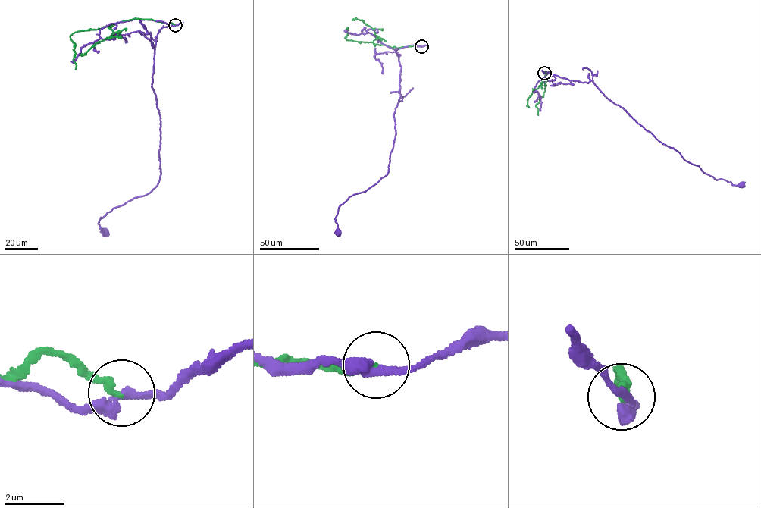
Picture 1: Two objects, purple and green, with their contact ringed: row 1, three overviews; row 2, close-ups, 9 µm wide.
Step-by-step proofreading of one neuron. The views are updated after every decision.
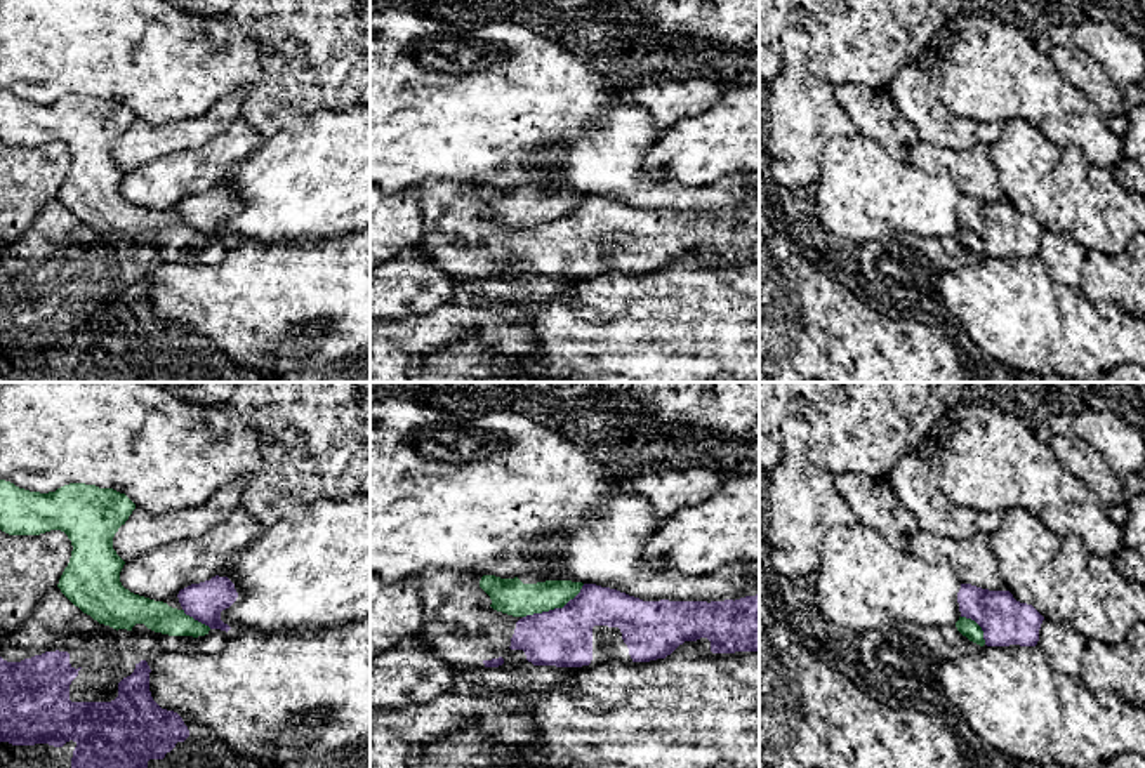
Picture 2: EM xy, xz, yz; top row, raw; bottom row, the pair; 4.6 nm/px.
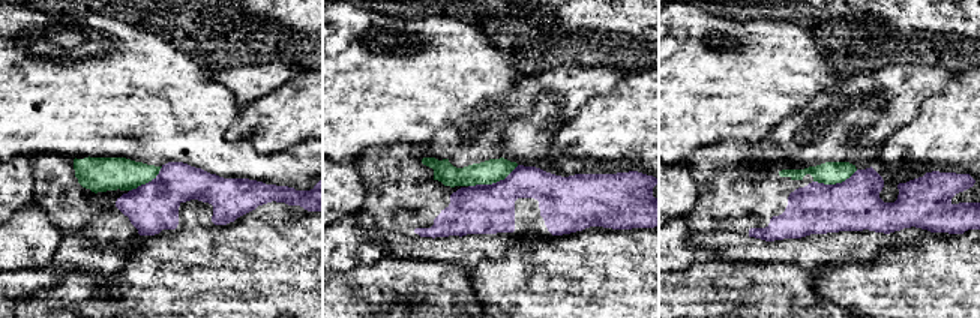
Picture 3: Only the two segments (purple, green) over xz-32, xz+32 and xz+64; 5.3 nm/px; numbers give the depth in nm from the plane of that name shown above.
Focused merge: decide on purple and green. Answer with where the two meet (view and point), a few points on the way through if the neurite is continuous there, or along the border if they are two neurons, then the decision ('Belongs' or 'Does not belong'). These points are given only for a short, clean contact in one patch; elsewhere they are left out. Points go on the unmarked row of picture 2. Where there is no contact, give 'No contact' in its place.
Touches purple at xz (555, 219). Boundary: xz (584, 195), (562, 218), (523, 228). Does not belong

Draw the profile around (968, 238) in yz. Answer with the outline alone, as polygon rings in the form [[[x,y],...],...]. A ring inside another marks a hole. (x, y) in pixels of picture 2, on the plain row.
[[[966,228],[938,240],[891,233],[860,245],[860,269],[874,295],[891,308],[937,301],[942,275],[975,266],[985,255],[982,238]]]

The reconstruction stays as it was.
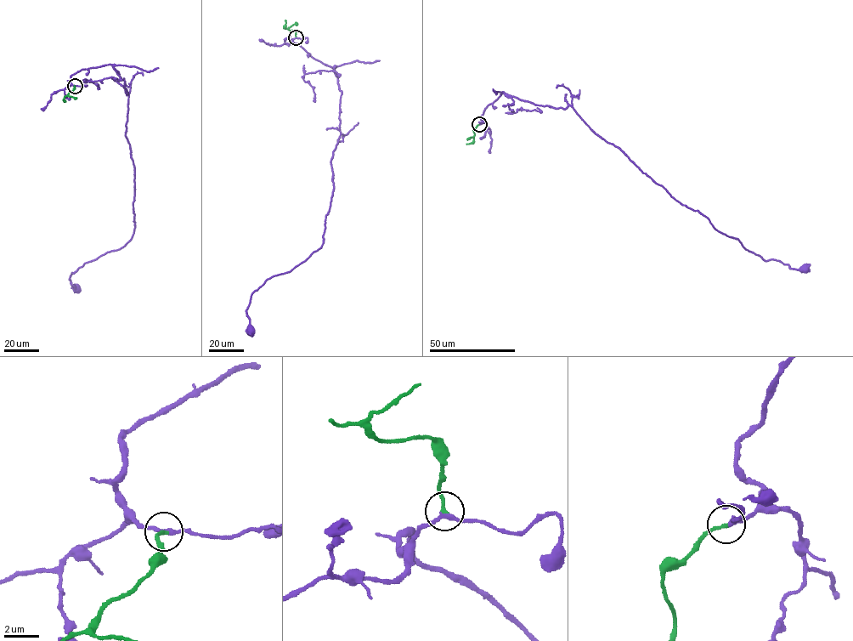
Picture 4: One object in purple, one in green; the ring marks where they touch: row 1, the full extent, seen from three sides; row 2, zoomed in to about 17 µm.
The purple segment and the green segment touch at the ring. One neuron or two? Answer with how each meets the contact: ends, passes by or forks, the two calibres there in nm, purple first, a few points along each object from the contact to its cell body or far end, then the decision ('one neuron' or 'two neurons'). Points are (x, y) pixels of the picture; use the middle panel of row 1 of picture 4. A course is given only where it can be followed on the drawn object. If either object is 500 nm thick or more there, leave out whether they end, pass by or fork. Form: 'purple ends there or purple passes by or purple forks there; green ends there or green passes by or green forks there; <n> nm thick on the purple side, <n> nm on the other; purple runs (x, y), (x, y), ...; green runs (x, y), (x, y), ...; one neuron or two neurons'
purple passes by; green ends there; 240 nm thick on the purple side, 220 nm on the other; purple runs (296, 37), (333, 68), (341, 92), (333, 191), (323, 244), (252, 293), (250, 328); green runs (296, 36), (294, 30), (284, 28), (285, 20); one neuron

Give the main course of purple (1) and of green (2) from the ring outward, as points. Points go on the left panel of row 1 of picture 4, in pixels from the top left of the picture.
1: (75, 86), (71, 76), (109, 64), (124, 81), (135, 190), (132, 237), (71, 272), (76, 288)
2: (75, 86), (64, 100)

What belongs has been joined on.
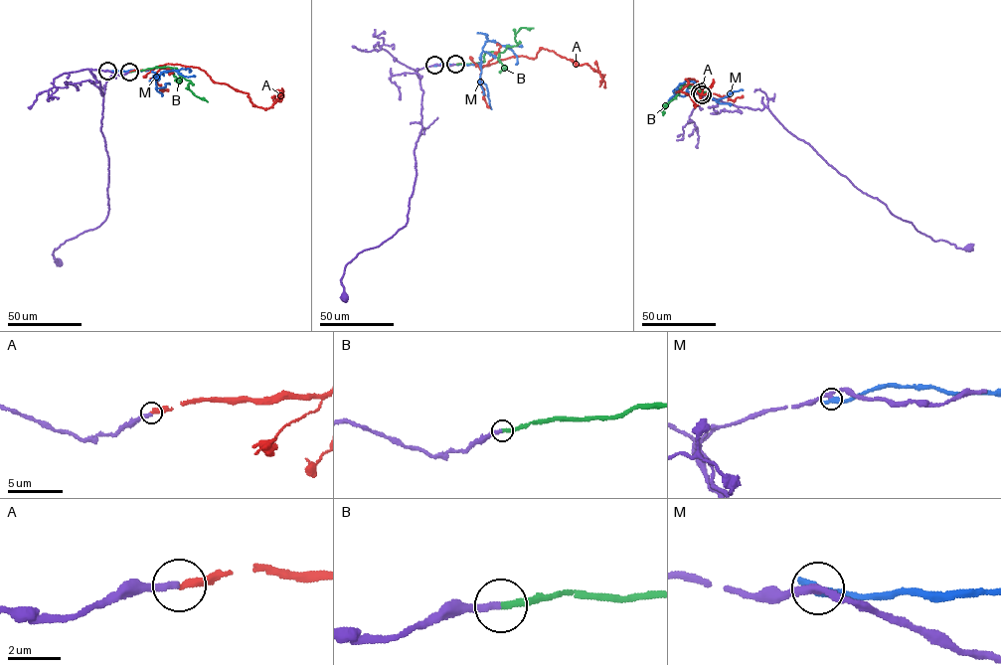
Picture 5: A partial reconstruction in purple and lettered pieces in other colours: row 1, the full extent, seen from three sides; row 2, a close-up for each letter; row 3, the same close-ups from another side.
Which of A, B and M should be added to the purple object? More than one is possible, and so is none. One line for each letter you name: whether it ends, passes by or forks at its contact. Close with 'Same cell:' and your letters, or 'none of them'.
B: it ends there
Same cell: B

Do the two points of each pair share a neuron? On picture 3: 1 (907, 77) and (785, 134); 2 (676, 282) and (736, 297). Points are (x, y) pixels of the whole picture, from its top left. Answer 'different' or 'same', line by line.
1: same
2: same

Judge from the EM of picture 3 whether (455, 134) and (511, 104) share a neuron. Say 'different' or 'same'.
same

